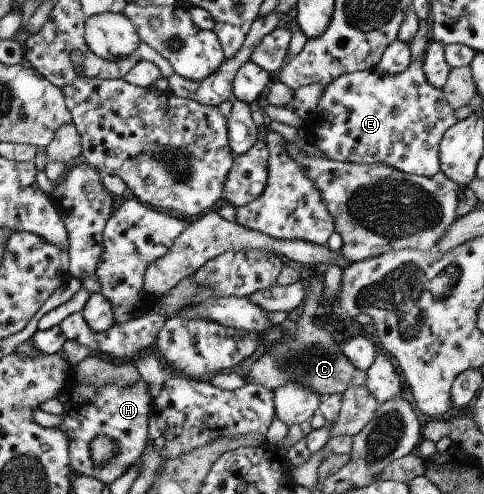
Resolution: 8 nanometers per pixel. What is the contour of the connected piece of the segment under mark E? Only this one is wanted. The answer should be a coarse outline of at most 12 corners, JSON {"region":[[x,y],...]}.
{"region":[[422,60],[340,75],[307,116],[330,160],[439,172],[457,120]]}

